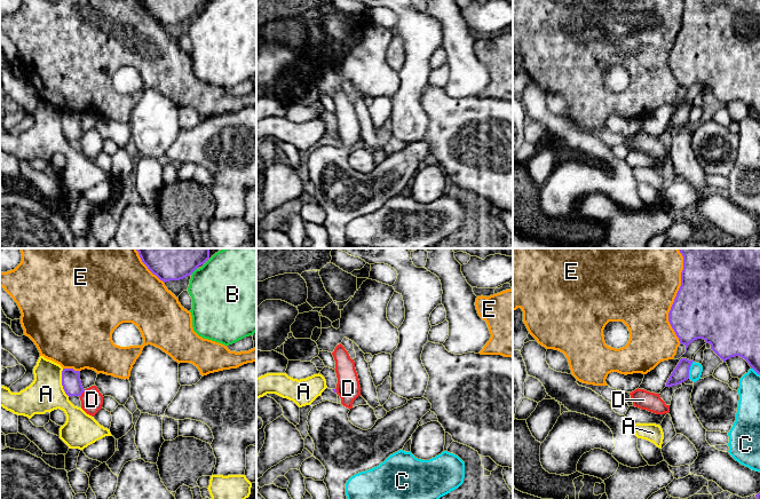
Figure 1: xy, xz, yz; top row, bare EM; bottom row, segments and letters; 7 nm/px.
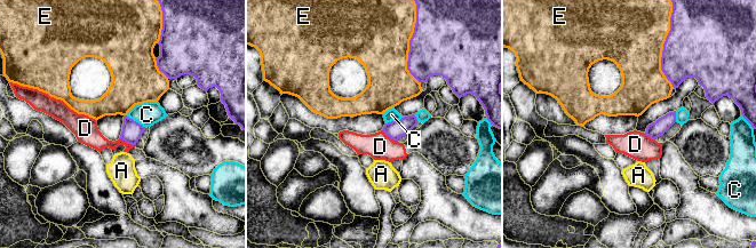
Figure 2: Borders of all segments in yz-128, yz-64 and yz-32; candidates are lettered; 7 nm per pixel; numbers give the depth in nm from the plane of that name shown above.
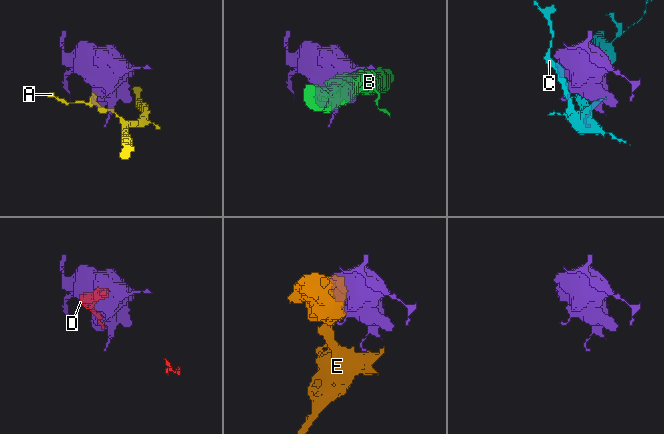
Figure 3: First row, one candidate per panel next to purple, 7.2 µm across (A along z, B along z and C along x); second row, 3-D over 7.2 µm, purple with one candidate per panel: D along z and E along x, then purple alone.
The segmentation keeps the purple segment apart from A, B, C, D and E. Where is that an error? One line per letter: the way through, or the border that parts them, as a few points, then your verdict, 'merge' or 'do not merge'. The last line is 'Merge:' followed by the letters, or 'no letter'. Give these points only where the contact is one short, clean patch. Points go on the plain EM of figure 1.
A: border xy (62, 112), (62, 132), (69, 140); do not merge
B: do not merge
C: do not merge
D: border xy (85, 133), (79, 140); do not merge
E: do not merge
Merge: no letter

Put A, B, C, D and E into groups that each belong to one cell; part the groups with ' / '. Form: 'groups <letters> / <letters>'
groups A / B / C / D / E

